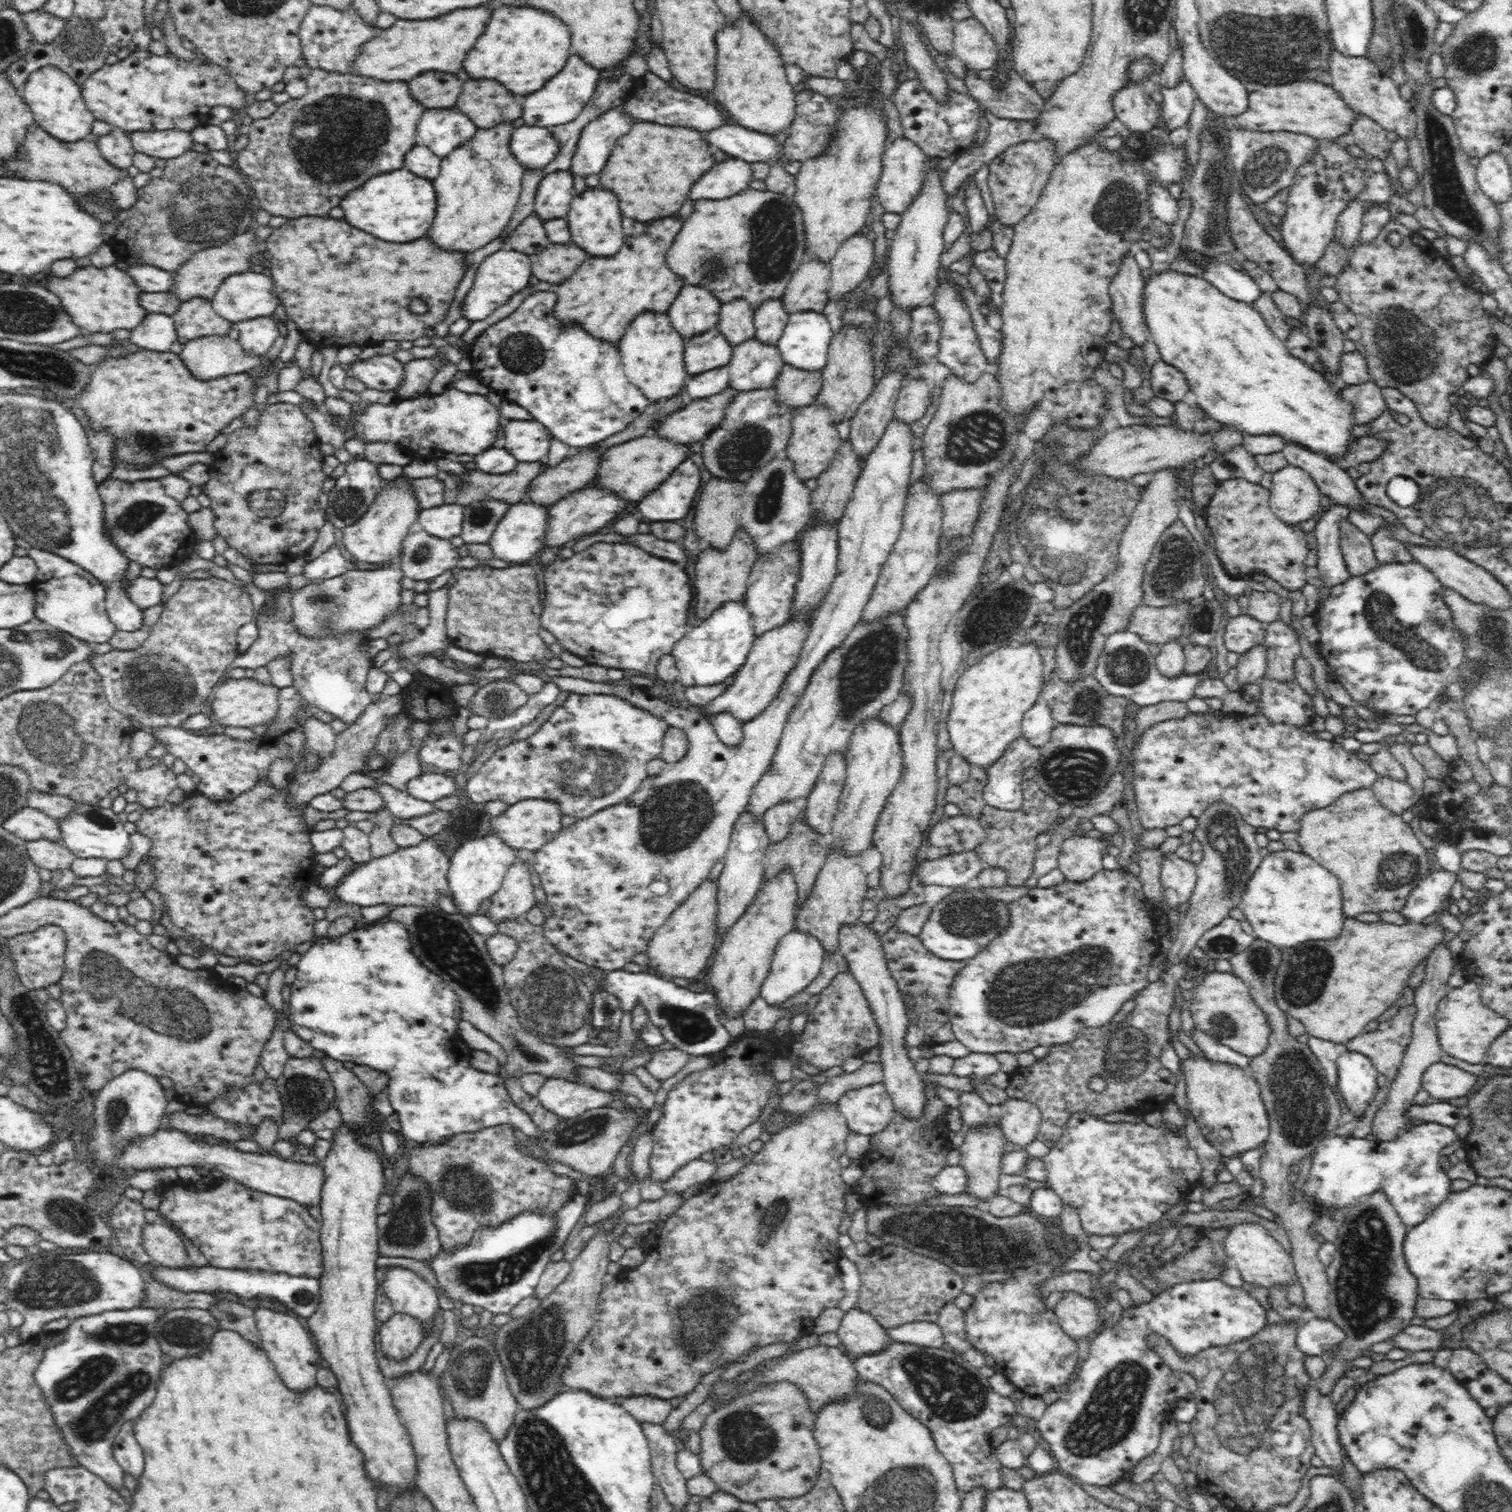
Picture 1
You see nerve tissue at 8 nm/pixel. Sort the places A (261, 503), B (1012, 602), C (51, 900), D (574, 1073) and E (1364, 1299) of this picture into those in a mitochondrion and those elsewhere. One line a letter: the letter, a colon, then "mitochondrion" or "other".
A: mitochondrion
B: mitochondrion
C: other
D: other
E: mitochondrion

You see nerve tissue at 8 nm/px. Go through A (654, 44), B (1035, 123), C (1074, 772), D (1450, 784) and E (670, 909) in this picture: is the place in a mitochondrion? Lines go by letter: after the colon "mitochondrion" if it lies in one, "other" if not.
A: other
B: other
C: mitochondrion
D: other
E: other

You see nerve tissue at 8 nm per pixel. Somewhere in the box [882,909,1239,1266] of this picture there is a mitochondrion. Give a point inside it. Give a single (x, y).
(1025, 996)

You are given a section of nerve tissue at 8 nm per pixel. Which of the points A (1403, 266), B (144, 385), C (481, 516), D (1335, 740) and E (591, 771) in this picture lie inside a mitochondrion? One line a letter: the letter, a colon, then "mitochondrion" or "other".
A: other
B: other
C: mitochondrion
D: other
E: mitochondrion

